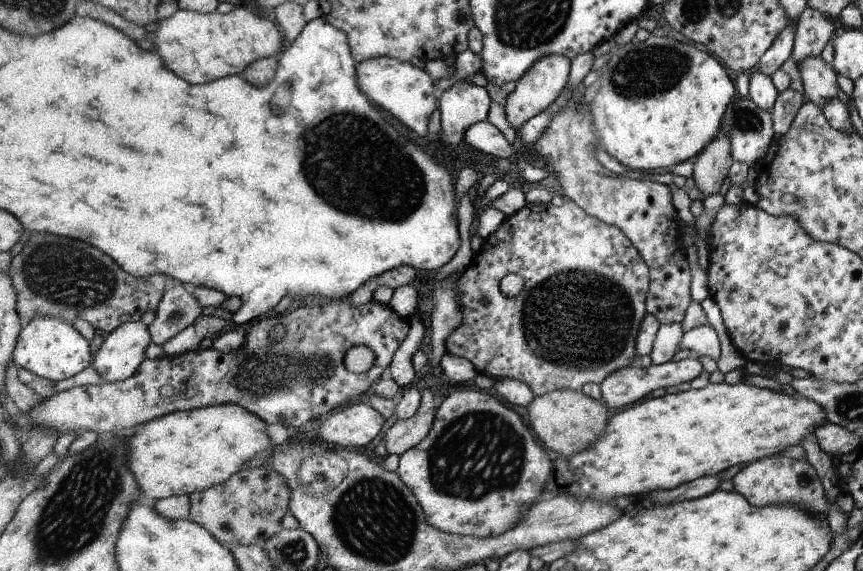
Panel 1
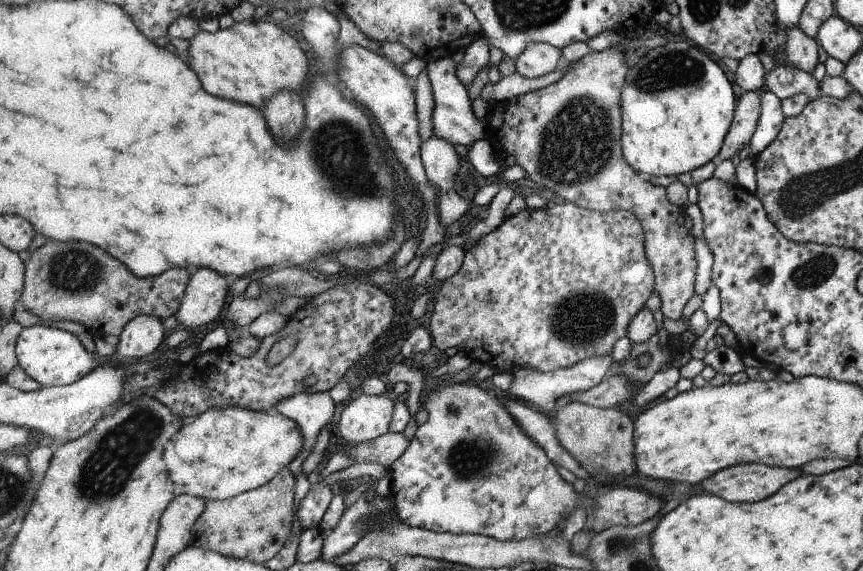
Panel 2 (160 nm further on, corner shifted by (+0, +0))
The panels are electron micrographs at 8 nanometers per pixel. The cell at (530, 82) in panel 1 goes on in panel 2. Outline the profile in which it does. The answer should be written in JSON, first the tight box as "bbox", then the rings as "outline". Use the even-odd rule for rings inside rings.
{"bbox":[515,41,562,78],"outline":[[[532,41],[527,44],[525,51],[517,56],[515,66],[516,72],[522,76],[536,78],[550,74],[558,66],[561,66],[562,62],[562,53],[559,48],[548,43]]]}

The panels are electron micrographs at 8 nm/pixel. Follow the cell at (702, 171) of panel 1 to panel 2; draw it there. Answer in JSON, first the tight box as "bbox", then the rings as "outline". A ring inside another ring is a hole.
{"bbox":[718,89,765,163],"outline":[[[765,89],[760,91],[746,91],[744,92],[744,94],[742,94],[742,96],[740,96],[741,102],[738,103],[738,108],[735,111],[734,123],[731,125],[731,130],[729,134],[725,136],[725,142],[723,144],[723,147],[721,148],[721,155],[718,156],[718,163],[725,158],[731,159],[732,156],[734,156],[736,153],[739,153],[740,150],[748,145],[753,138],[755,131],[757,130],[757,124],[759,123],[759,119],[761,118],[761,96],[762,92],[764,91]]]}

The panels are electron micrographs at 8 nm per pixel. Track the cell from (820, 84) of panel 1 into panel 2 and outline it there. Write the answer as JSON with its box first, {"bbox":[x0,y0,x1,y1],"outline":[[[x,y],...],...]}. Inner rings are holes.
{"bbox":[782,24,819,74],"outline":[[[798,24],[790,27],[782,39],[782,42],[785,42],[784,50],[789,64],[813,74],[819,55],[819,44],[815,38],[807,35]]]}

